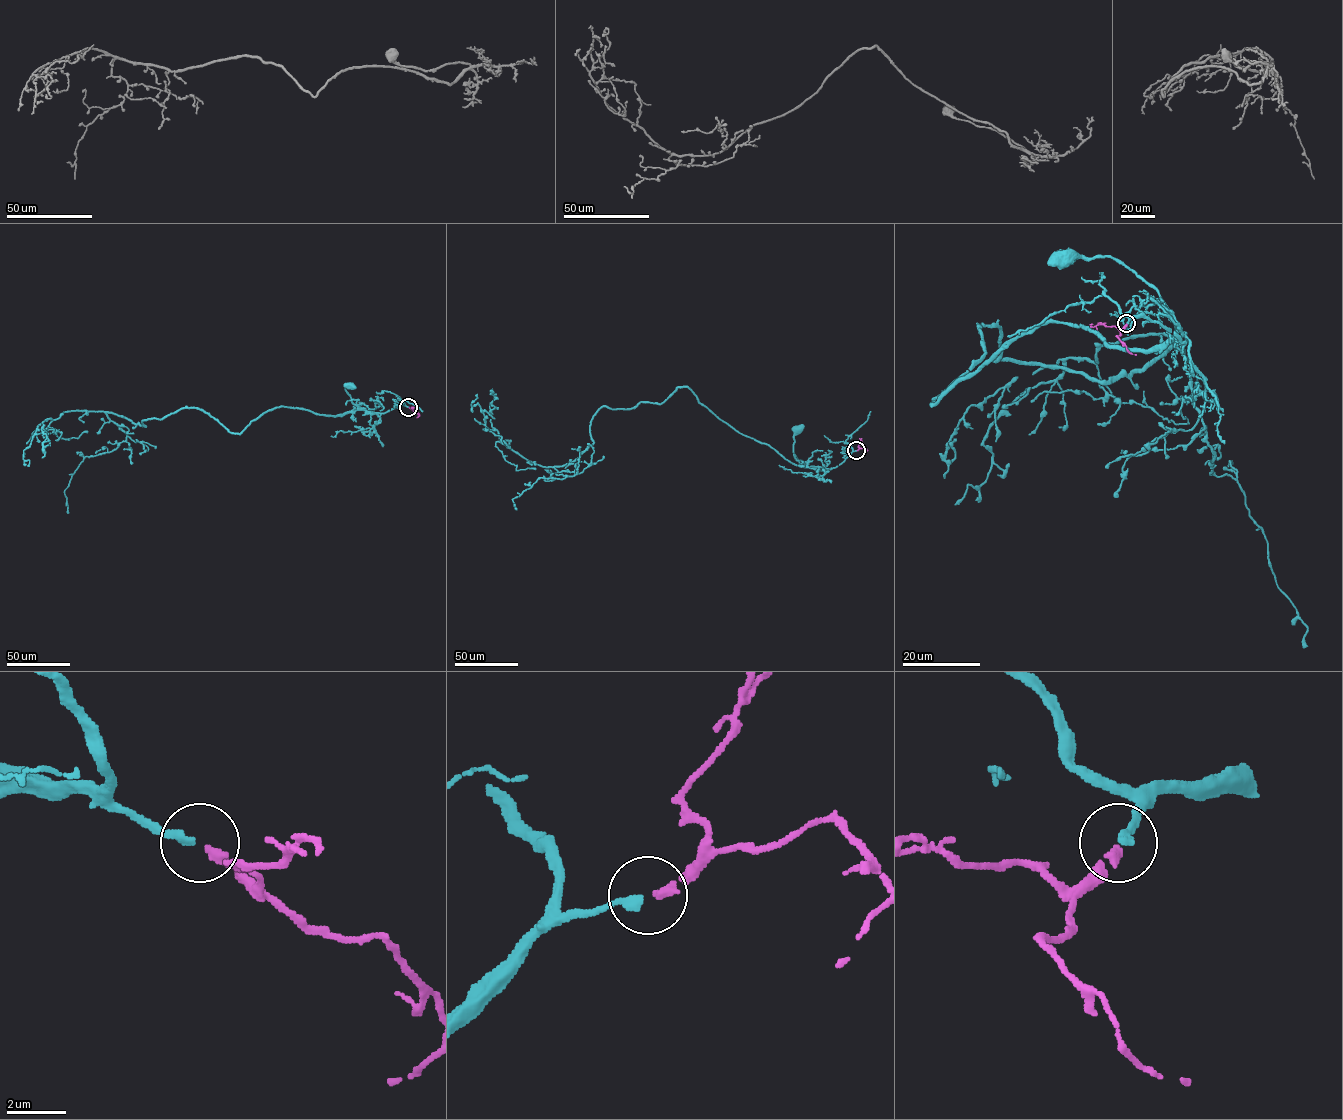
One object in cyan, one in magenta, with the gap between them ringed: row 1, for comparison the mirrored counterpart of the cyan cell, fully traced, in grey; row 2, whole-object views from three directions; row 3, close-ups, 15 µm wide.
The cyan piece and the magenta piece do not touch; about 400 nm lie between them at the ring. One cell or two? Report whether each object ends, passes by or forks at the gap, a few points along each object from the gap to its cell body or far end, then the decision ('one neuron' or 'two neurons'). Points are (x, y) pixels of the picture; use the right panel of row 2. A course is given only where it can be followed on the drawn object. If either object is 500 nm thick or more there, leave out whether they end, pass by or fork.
cyan ends; magenta ends; course cyan (1126, 323), (1132, 317), (1148, 317), (1186, 340), (1159, 293), (1110, 256), (1063, 253), (1061, 257); course magenta (1126, 323), (1117, 336), (1132, 354), (1136, 354); one neuron

